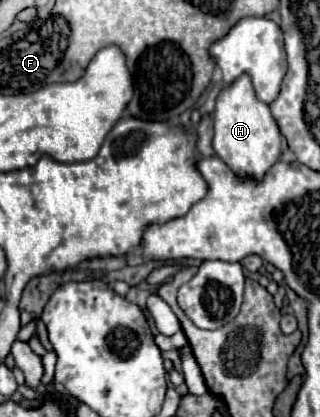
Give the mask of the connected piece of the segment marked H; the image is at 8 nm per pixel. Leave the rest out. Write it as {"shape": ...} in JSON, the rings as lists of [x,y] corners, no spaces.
{"shape":[[[241,74],[237,80],[227,84],[219,92],[213,112],[213,124],[215,124],[213,150],[239,176],[243,178],[253,176],[255,180],[261,180],[261,176],[277,162],[281,154],[281,132],[269,106],[255,96],[249,74]]]}

